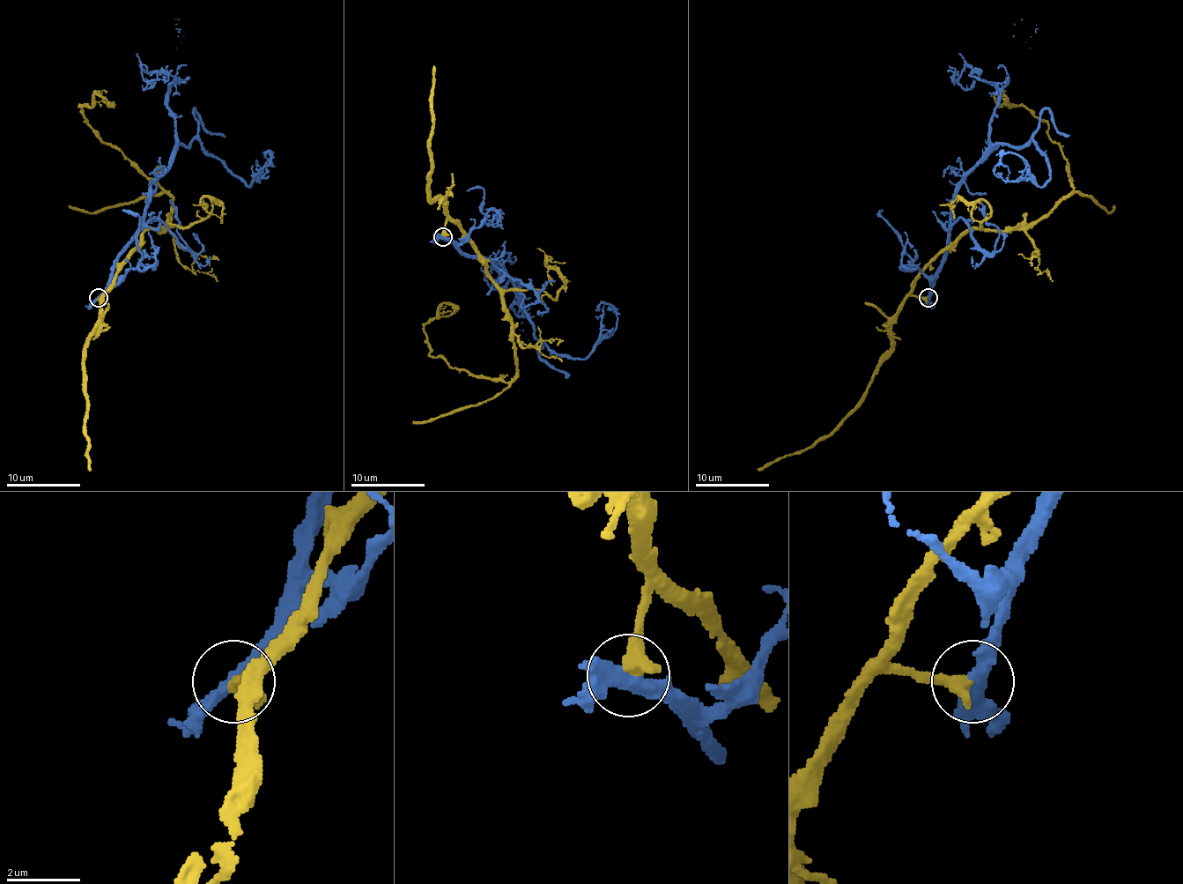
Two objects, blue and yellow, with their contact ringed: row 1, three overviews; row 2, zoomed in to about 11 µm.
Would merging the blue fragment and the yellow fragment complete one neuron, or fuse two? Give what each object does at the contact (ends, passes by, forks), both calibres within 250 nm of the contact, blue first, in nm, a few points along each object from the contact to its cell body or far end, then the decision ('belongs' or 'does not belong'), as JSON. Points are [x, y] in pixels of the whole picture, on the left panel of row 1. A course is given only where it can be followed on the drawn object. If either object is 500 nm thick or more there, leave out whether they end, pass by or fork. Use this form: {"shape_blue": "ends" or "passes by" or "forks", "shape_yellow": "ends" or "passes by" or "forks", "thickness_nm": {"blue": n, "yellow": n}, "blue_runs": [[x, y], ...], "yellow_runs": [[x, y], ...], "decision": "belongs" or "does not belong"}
{"shape_blue": "passes by", "shape_yellow": "ends", "thickness_nm": {"blue": 400, "yellow": 440}, "blue_runs": [[98, 297], [138, 227], [150, 186], [179, 144], [194, 140], [247, 186], [272, 166]], "yellow_runs": [[98, 297], [146, 231], [166, 227], [172, 197], [85, 122], [79, 107], [103, 101], [111, 105], [111, 101]], "decision": "does not belong"}

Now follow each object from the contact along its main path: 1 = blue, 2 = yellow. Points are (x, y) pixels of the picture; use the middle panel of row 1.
1: (442, 237), (511, 281), (535, 333), (557, 353), (583, 359), (600, 337), (603, 303), (617, 316)
2: (442, 237), (447, 220), (457, 224), (499, 293), (509, 382), (429, 353), (424, 328), (455, 303)

